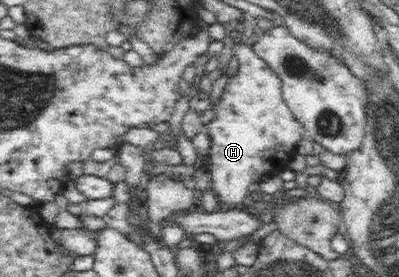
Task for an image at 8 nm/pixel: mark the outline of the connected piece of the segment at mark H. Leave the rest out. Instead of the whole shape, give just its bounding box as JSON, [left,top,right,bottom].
[206,44,306,209]

